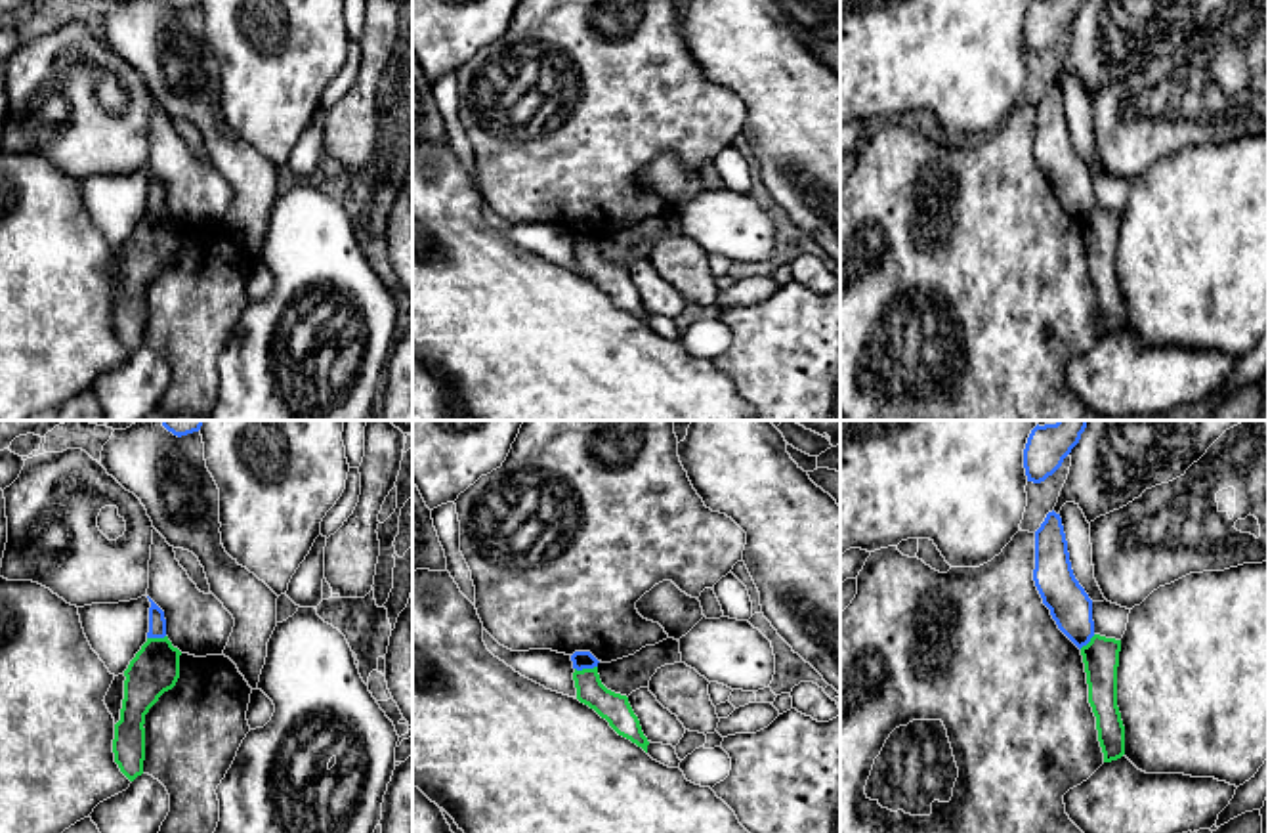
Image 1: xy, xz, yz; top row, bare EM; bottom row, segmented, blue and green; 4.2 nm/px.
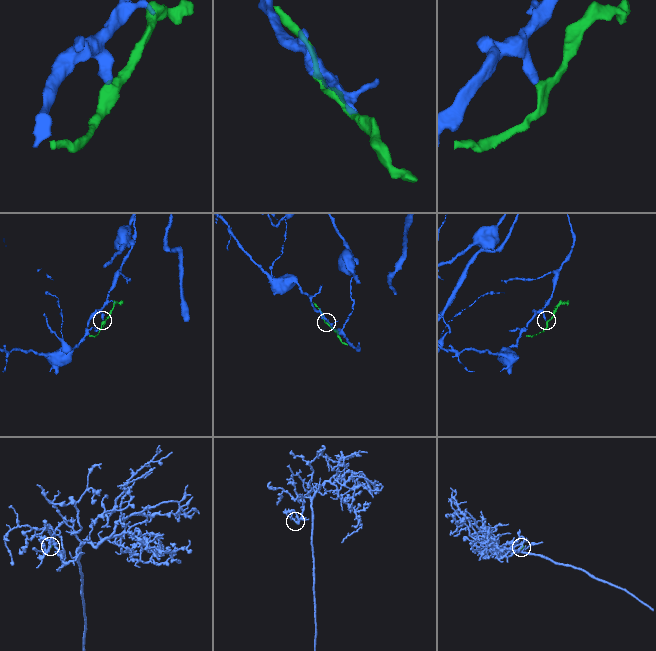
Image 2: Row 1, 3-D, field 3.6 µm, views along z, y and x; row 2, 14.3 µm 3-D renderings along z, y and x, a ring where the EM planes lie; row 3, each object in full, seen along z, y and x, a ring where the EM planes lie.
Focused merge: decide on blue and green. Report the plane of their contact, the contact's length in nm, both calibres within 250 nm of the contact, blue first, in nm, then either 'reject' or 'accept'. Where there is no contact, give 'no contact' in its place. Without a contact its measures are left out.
contact in xz; length 100 nm; calibres 80 and 120 nm; reject

